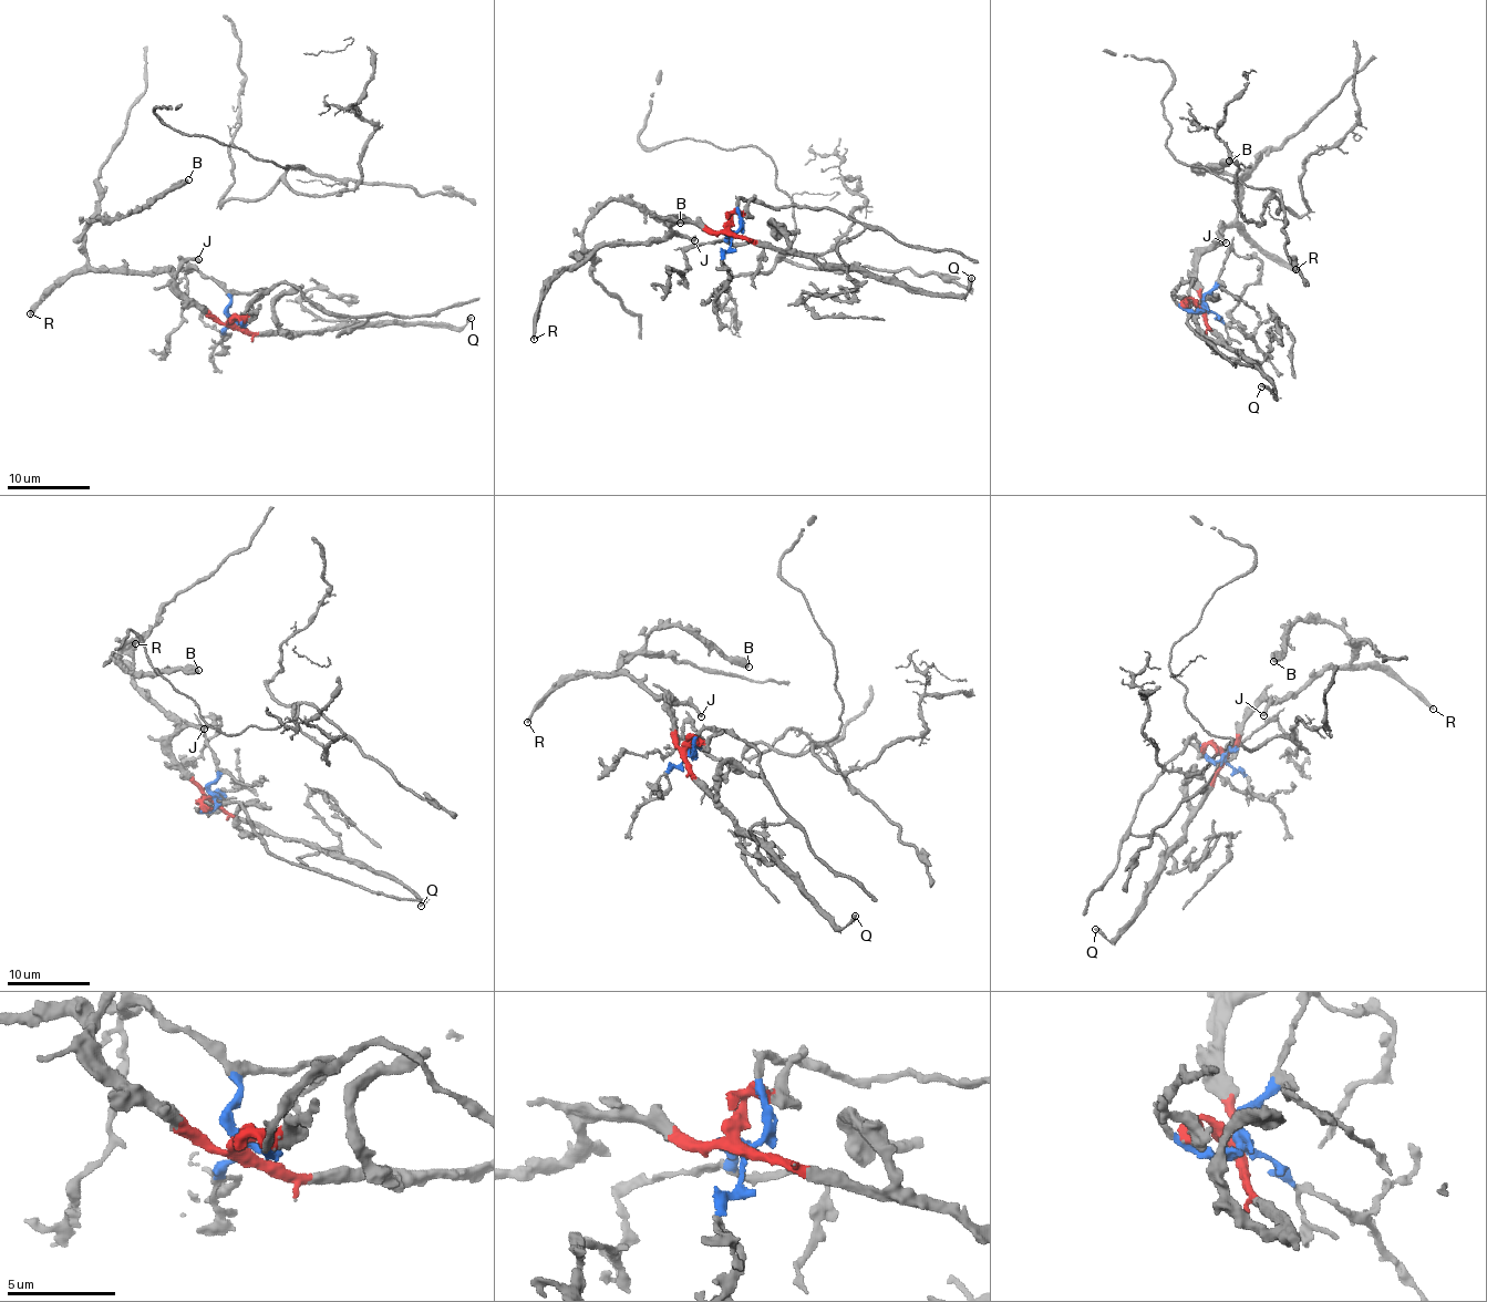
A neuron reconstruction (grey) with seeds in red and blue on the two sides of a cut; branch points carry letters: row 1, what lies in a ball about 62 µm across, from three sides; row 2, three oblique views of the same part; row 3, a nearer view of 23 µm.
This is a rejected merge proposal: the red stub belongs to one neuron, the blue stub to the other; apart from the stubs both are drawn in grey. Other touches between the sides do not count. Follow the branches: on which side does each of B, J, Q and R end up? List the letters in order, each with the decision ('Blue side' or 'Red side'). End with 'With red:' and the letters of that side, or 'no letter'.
B: Red side
J: Red side
Q: Red side
R: Red side
With red: B, J, Q, R

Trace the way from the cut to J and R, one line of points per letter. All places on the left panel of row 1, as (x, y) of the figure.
J: (233, 321), (215, 321), (177, 287), (175, 275), (185, 261), (198, 259)
R: (233, 321), (215, 321), (166, 272), (74, 272), (42, 297), (30, 313)

